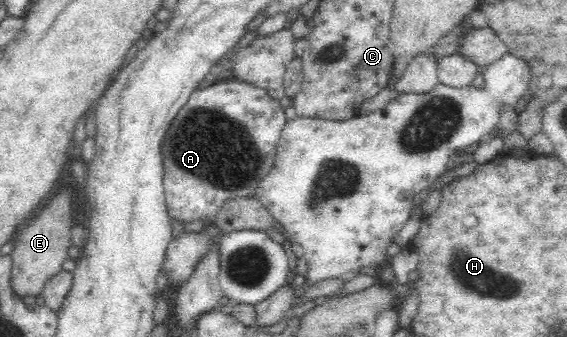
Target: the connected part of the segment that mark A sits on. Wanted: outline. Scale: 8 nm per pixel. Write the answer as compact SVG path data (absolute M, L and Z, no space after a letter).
M234 79L231 81L216 82L208 88L194 91L194 94L190 95L189 101L176 115L174 122L170 124L170 129L166 131L164 141L162 141L162 147L160 147L162 164L164 164L163 187L166 196L166 206L168 206L168 215L171 221L175 220L184 223L193 222L200 218L202 218L202 220L214 221L220 206L227 199L254 195L260 181L273 169L276 147L286 124L285 109L280 106L280 101L272 99L272 97L268 95L268 91L249 85L248 83Z

